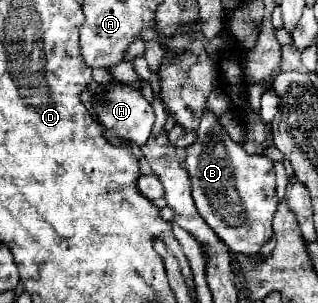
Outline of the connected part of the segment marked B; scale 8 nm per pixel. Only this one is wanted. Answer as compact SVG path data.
M205 112L197 128L197 142L185 148L185 168L191 176L193 200L201 218L229 246L231 252L255 256L271 240L271 220L277 210L275 168L267 156L249 156L241 144L235 144L219 126L217 116Z

